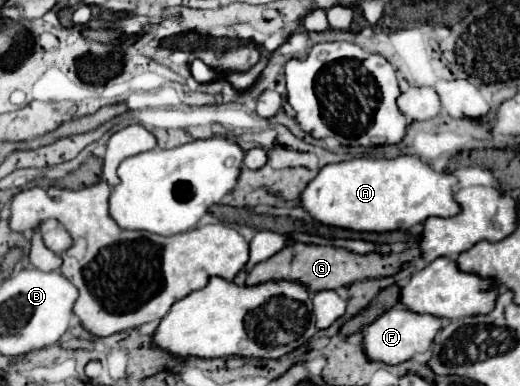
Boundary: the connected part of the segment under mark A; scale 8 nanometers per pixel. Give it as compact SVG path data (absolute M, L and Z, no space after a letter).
M401 154L391 160L355 158L339 164L327 164L303 190L301 208L327 226L357 232L409 230L413 224L425 222L431 216L457 216L461 212L453 192L457 182L457 176L437 172L409 154Z

